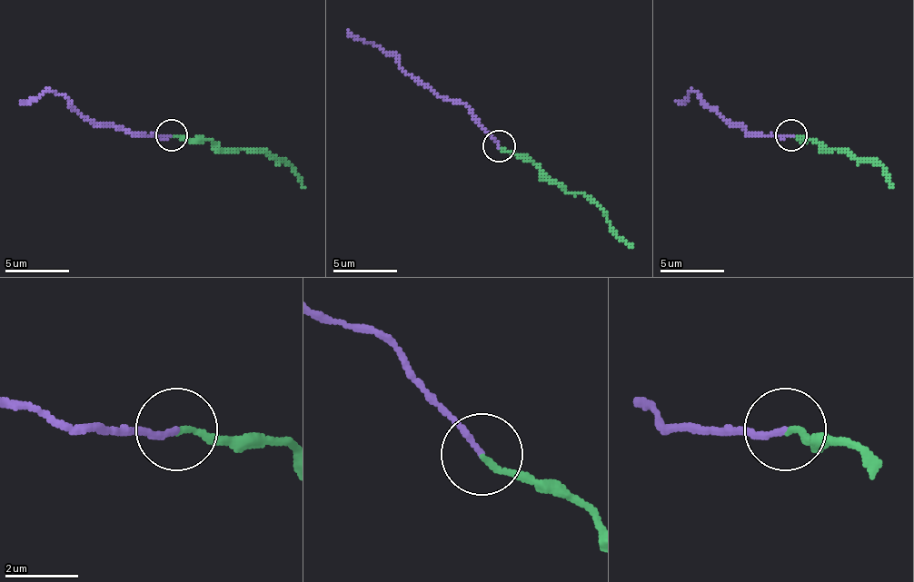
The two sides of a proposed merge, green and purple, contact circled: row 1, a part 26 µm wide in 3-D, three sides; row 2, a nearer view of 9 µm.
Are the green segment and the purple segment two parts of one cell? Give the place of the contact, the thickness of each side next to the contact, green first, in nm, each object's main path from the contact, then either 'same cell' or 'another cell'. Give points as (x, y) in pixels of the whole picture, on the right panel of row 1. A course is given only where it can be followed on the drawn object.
(791, 135) | 150/150 nm | green via (790, 136), (826, 149), (848, 149), (858, 158), (873, 158), (892, 187) | purple via (790, 136), (752, 136), (742, 126), (723, 120), (695, 92), (675, 101) | another cell

